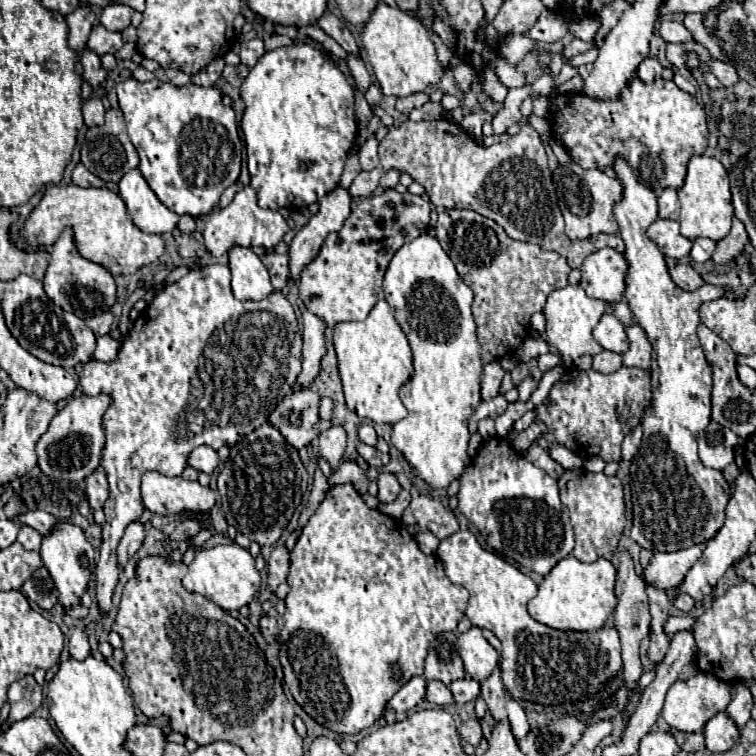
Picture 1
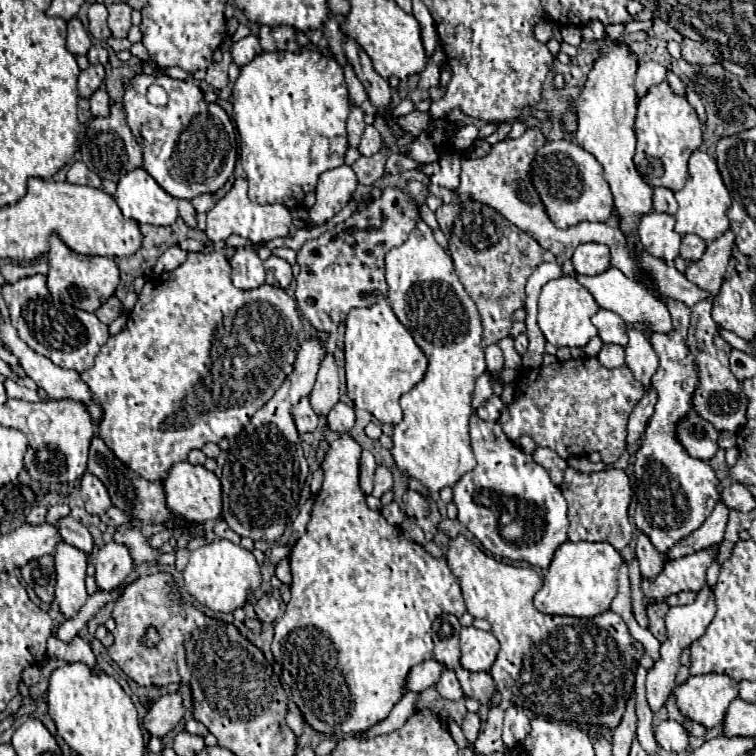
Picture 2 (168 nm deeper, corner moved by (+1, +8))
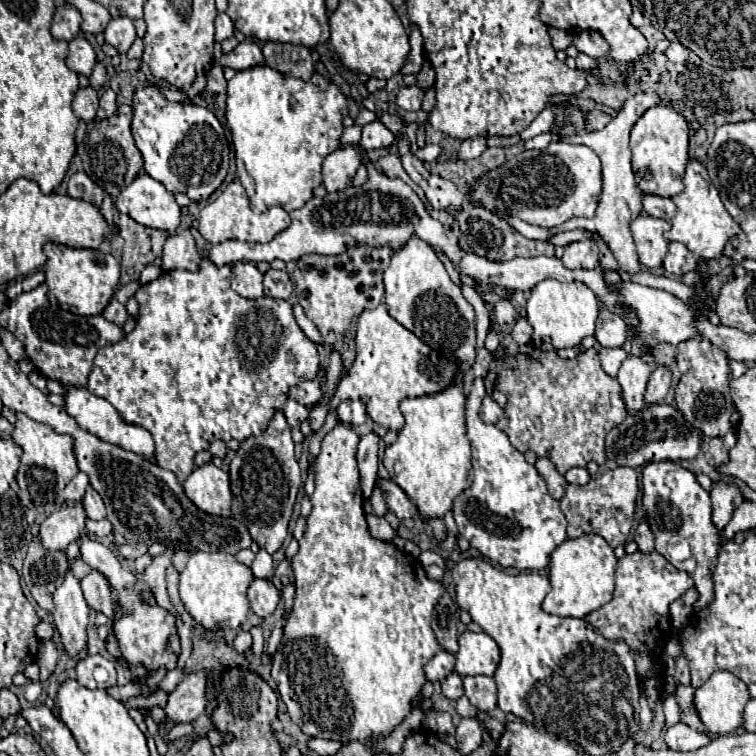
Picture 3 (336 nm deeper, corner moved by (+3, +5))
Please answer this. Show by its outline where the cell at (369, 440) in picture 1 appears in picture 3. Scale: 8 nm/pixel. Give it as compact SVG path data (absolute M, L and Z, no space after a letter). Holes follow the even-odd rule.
M376 433L364 435L358 444L356 459L360 473L360 486L364 497L372 495L374 483L378 479L378 442L380 437Z

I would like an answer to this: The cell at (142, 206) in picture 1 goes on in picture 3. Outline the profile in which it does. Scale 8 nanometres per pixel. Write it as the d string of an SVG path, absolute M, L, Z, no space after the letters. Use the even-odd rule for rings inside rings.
M144 171L120 191L116 197L116 209L152 229L176 231L180 223L180 207L174 201L174 195Z

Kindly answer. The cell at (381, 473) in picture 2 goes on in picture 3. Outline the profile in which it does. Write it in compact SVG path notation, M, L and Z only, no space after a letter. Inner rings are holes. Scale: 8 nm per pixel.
M374 487L372 491L372 497L370 497L370 503L372 503L372 509L374 509L374 515L384 515L386 513L386 501L384 501L384 491L378 487Z

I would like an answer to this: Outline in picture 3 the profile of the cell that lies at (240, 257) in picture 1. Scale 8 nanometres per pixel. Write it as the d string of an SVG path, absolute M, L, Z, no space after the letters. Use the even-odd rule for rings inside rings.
M254 263L232 265L232 289L246 299L262 297L262 273Z

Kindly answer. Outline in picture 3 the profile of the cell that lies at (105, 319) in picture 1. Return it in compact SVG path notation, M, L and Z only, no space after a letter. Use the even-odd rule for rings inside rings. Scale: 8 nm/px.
M112 299L110 303L108 303L108 307L104 309L104 319L108 319L108 321L112 321L112 323L116 323L116 325L124 325L124 321L126 321L126 317L128 317L128 313L126 313L126 307L122 305L122 303L118 303L118 299Z

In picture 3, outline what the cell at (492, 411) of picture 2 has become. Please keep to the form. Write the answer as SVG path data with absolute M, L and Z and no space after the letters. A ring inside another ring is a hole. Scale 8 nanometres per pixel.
M488 393L482 401L482 409L480 409L480 419L484 423L496 423L500 417L504 415L504 409L494 401L492 393Z

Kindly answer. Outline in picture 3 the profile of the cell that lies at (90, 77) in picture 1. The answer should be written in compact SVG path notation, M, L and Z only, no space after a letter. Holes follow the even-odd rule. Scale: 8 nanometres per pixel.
M88 85L88 87L78 89L72 107L74 107L74 113L80 119L90 123L94 119L94 115L96 115L96 103L98 103L98 93L96 93L96 89L92 85Z

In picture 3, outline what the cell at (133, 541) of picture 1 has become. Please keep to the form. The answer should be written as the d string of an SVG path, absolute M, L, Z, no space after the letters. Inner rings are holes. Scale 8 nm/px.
M94 569L80 583L82 583L82 591L84 591L86 603L94 611L102 611L106 617L112 619L116 603L112 601L112 589L110 589L108 579L100 571Z

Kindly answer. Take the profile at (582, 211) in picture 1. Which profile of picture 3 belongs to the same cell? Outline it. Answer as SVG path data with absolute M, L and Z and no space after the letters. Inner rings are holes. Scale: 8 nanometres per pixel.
M550 143L546 149L524 151L472 181L474 197L490 211L508 211L538 227L558 227L574 217L594 217L600 203L600 159L586 145Z

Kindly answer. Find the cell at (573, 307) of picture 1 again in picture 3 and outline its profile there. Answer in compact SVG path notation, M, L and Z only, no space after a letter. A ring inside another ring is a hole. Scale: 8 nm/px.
M546 279L532 289L526 309L534 339L550 341L556 349L572 349L580 345L584 337L594 335L600 301L588 287L584 287L584 283L560 283L556 279Z

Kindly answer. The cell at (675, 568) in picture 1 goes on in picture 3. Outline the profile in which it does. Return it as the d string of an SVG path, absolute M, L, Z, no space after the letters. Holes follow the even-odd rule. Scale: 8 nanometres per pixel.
M714 483L710 497L712 497L712 521L716 529L722 531L730 521L734 509L744 501L744 497L736 485L726 483Z

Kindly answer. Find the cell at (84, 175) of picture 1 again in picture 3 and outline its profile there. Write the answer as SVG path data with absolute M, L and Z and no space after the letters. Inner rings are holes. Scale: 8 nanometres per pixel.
M78 171L68 179L68 195L90 201L96 207L100 207L100 203L104 199L104 191L84 171Z

